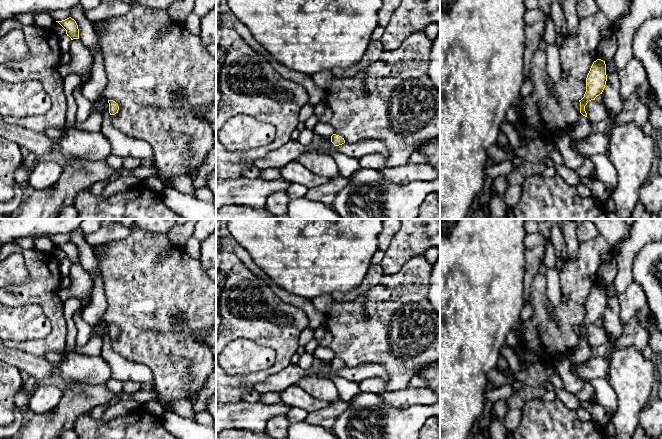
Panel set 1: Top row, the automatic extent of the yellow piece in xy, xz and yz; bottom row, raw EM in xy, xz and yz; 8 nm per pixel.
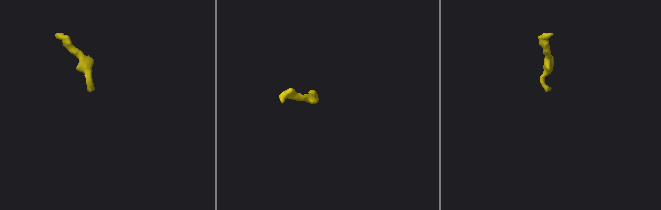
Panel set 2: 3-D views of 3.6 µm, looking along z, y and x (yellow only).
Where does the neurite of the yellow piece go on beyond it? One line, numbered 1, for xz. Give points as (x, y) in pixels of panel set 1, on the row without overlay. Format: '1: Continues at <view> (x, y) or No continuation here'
1: No continuation here

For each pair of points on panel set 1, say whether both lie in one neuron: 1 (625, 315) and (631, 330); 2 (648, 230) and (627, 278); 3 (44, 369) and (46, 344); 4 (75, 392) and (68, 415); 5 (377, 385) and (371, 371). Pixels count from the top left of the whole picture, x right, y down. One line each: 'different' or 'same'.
1: different
2: same
3: different
4: same
5: different

